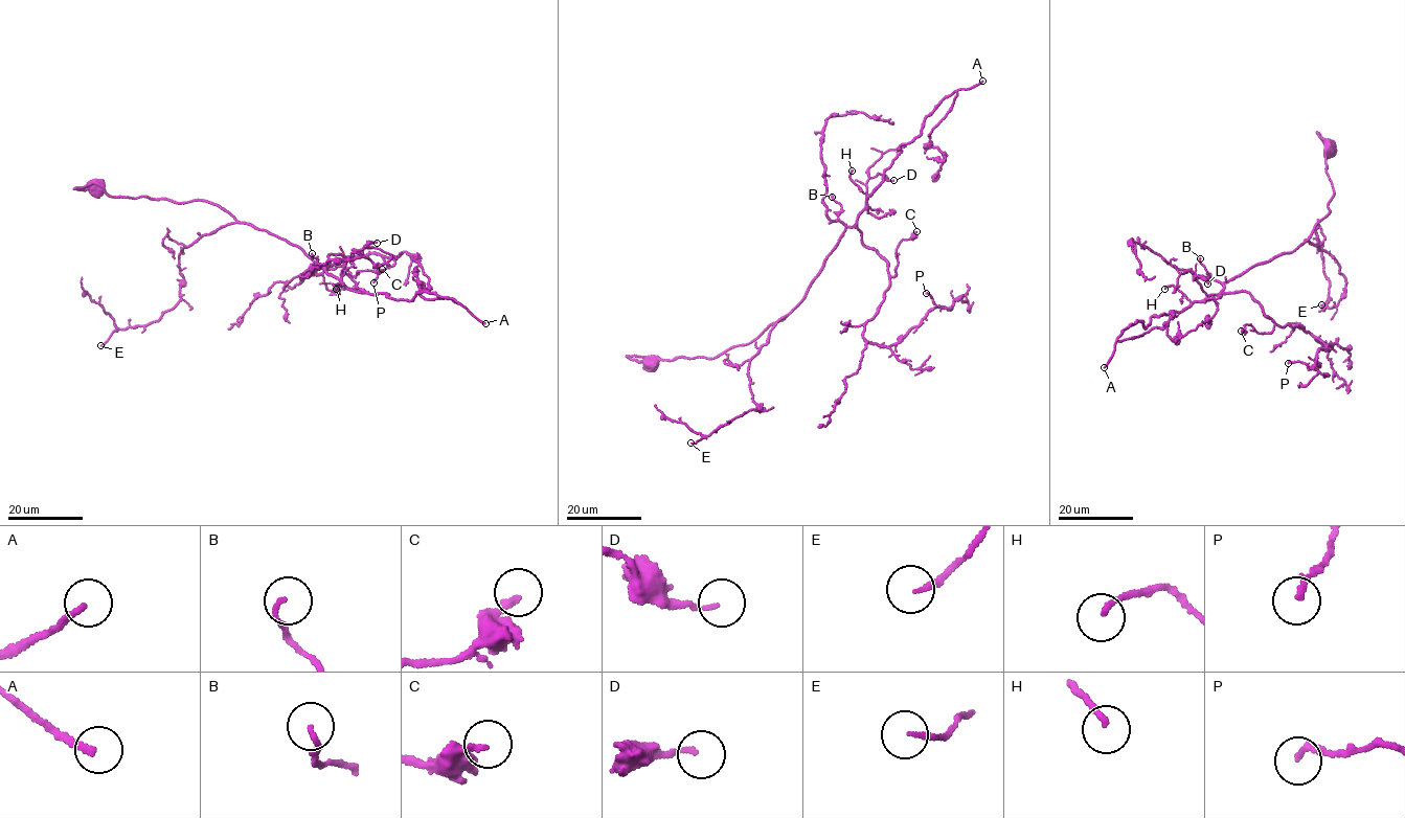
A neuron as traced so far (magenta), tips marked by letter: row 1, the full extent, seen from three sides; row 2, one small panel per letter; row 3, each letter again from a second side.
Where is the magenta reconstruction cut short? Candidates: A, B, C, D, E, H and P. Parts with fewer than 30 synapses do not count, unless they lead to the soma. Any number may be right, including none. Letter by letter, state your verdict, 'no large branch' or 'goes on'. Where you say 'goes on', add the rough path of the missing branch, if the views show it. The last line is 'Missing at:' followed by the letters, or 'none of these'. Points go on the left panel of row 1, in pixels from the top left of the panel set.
A: goes on
B: no large branch
C: no large branch
D: no large branch
E: no large branch
H: no large branch
P: no large branch
Missing at: A

